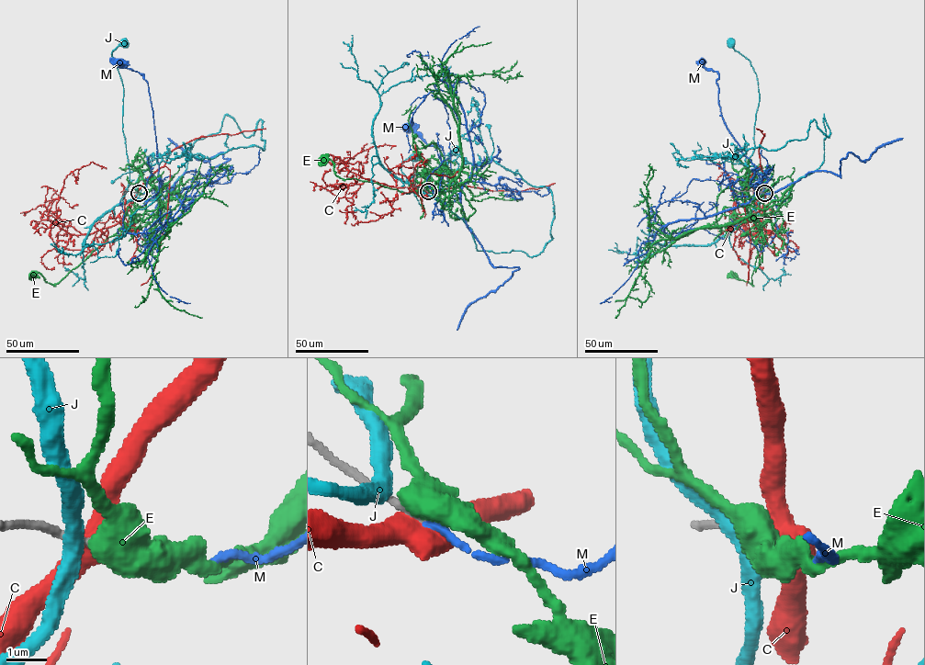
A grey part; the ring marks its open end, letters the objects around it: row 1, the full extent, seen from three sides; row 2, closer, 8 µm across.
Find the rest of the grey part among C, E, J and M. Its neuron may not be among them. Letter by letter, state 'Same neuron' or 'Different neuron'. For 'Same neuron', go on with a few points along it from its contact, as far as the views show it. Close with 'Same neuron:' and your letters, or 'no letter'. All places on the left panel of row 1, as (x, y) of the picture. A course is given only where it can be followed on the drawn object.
C: Different neuron
E: Different neuron
J: Different neuron
M: Same neuron
Same neuron: M

